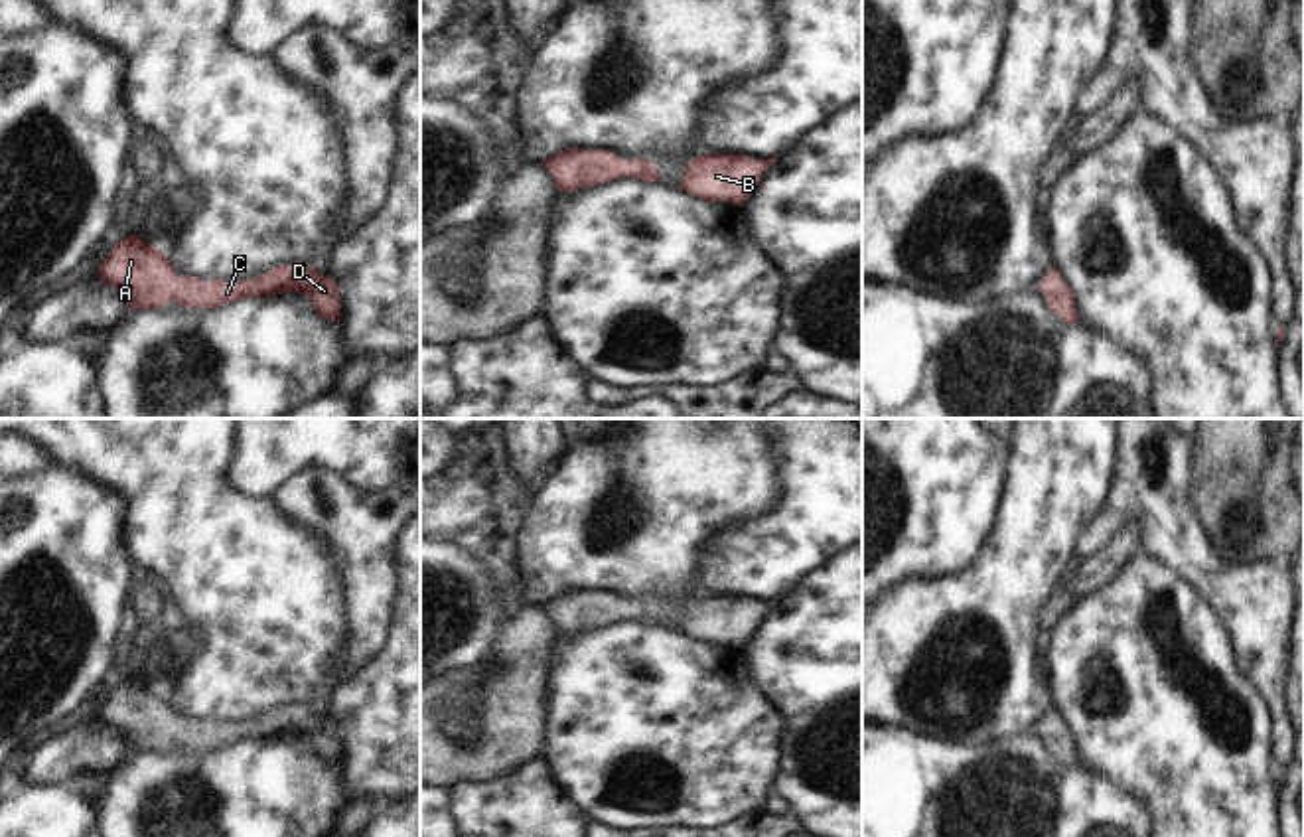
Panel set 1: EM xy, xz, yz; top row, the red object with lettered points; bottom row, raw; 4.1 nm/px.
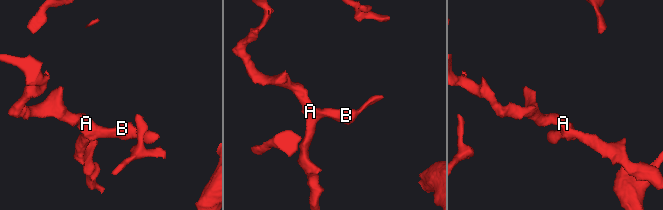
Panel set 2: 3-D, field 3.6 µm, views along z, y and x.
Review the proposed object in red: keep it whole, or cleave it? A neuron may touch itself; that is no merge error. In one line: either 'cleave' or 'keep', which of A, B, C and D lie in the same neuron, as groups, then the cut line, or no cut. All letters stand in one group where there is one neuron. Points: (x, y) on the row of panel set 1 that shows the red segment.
keep | A B C D | no cut

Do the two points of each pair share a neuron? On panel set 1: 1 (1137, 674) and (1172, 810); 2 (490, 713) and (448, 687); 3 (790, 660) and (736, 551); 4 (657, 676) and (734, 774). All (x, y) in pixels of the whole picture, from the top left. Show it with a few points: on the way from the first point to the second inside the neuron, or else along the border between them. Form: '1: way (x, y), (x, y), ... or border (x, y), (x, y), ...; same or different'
1: way (1160, 707), (1172, 721), (1172, 776); same
2: way (480, 713), (474, 713), (458, 697); same
3: border (811, 571), (776, 601); different
4: way (659, 699), (711, 751); same

